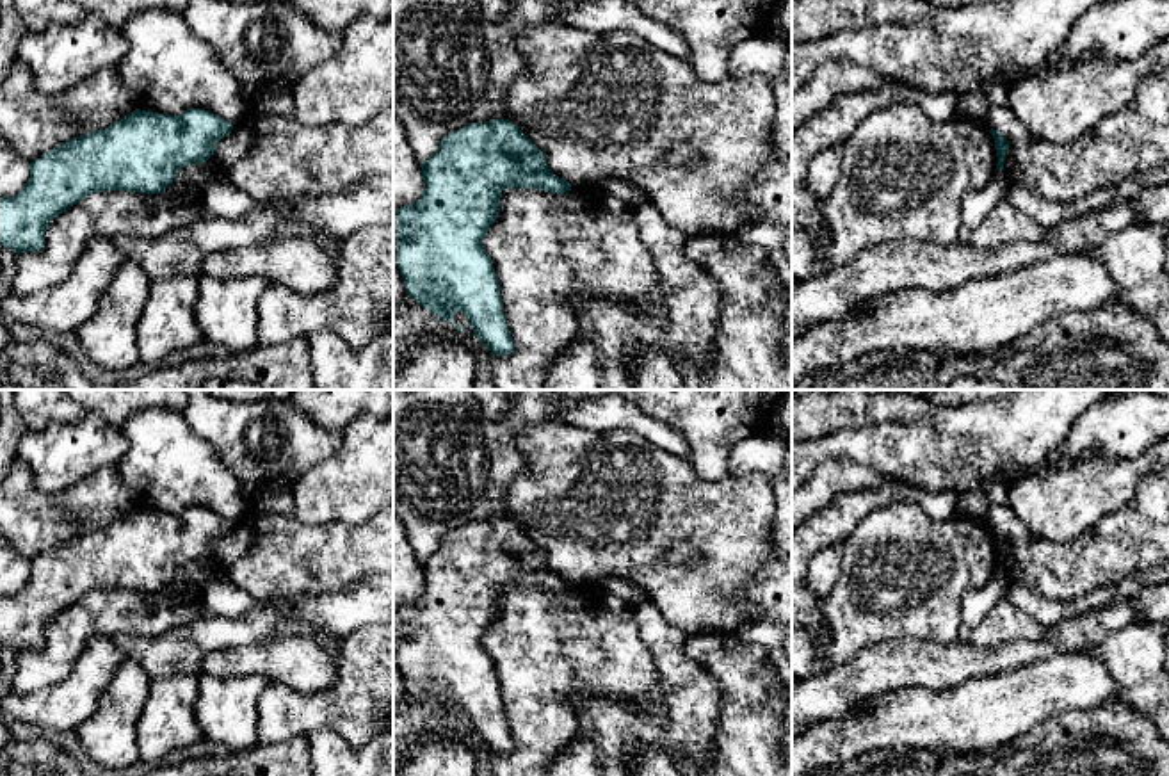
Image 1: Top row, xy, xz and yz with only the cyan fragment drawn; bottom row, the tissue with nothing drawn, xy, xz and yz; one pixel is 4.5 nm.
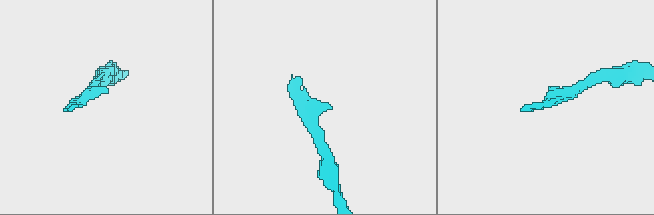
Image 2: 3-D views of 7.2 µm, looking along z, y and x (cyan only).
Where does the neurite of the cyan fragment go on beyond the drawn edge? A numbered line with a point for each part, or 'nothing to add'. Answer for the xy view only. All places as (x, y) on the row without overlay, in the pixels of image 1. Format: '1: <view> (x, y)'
nothing to add

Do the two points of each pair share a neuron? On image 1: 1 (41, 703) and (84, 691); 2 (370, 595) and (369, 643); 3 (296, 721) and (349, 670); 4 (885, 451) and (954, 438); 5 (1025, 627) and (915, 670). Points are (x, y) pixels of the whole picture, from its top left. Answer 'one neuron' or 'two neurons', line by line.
1: one neuron
2: two neurons
3: one neuron
4: one neuron
5: two neurons

